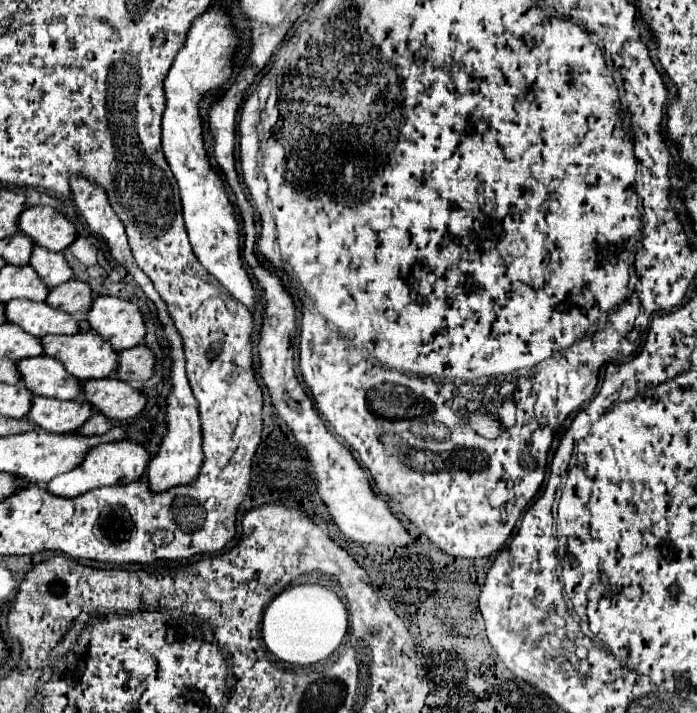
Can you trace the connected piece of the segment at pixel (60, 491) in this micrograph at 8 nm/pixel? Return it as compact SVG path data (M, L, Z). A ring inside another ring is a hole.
M116 441L116 443L102 443L90 449L86 455L84 463L66 475L60 475L48 483L48 491L58 495L58 497L76 497L82 495L90 489L96 487L106 487L106 485L118 485L118 483L132 483L142 479L146 467L150 461L150 453L140 445L132 441Z

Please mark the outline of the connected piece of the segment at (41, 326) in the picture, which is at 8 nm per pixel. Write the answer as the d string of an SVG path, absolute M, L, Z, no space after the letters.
M14 299L6 303L6 317L34 337L44 337L50 333L74 335L80 331L78 321L70 313L56 311L46 301L36 303L30 299Z

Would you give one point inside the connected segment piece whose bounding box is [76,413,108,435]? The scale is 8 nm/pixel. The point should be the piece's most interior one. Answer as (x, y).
(97, 424)

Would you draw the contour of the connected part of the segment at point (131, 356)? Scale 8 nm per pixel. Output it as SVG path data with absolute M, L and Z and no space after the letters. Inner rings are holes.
M136 345L120 353L118 377L126 383L136 381L136 379L146 381L154 375L154 367L156 367L154 353L146 345Z

